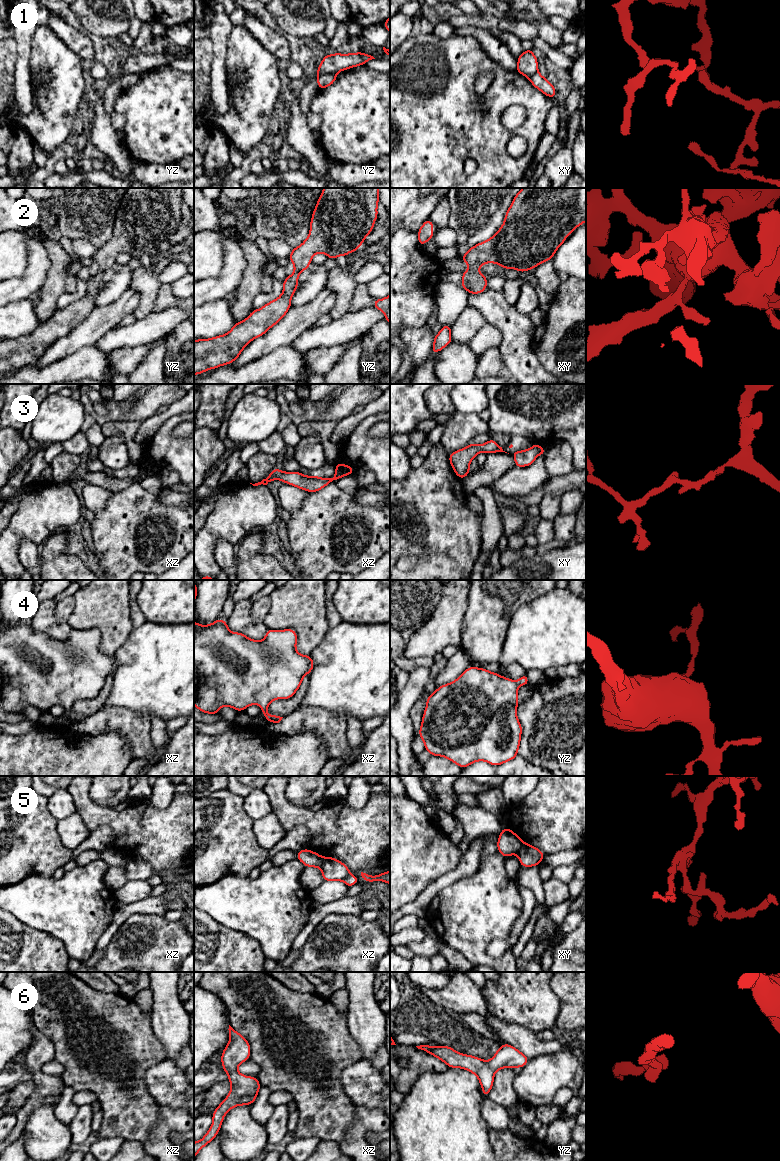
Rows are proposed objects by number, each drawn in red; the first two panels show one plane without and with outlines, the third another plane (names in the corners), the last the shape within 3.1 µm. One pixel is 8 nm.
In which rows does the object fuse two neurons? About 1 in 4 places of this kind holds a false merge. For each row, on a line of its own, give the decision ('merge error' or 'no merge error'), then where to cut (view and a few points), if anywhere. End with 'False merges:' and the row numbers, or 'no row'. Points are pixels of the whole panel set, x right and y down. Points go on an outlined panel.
1: merge error | yz (336, 72), (317, 76)
2: no merge error | no cut
3: no merge error | no cut
4: no merge error | no cut
5: merge error | xz (323, 857), (323, 863), (320, 867)
6: no merge error | no cut
False merges: 1, 5

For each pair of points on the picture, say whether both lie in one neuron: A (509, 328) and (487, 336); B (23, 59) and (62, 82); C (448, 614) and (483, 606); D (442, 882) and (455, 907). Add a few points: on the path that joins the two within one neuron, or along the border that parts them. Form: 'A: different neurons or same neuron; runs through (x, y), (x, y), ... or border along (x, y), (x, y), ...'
A: different neurons; border along (487, 322), (501, 334), (501, 343), (498, 347)
B: different neurons; border along (32, 39), (29, 55), (30, 85)
C: different neurons; border along (469, 590), (468, 606), (461, 624), (460, 633)
D: different neurons; border along (466, 877), (444, 887), (429, 905)

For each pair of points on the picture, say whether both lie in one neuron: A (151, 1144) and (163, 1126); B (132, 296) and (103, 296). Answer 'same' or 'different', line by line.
A: same
B: different

